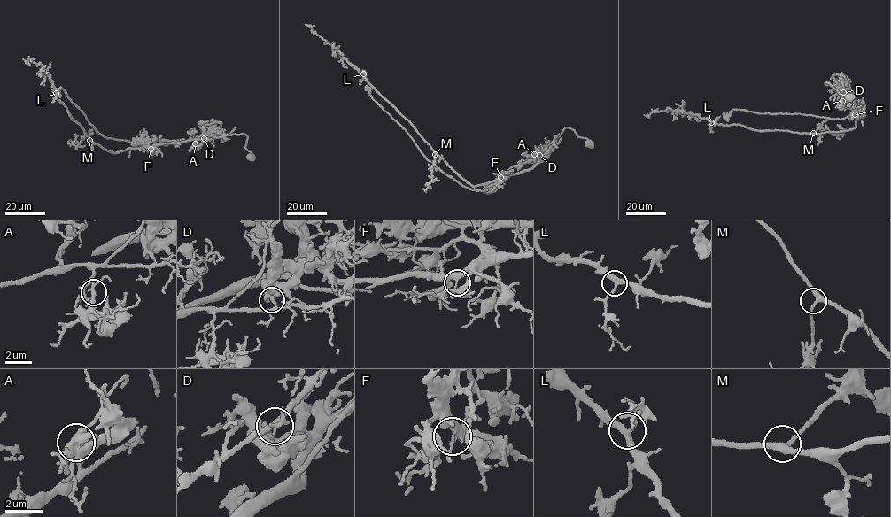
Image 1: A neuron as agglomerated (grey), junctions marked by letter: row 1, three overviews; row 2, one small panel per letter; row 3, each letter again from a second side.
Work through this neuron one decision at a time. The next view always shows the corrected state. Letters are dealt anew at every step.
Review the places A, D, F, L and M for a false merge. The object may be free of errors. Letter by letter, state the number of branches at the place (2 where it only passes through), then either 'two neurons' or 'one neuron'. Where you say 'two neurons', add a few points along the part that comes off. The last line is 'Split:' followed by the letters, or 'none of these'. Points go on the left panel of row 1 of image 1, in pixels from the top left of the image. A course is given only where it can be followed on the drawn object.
A: 3 branches meet; one neuron
D: 3 branches meet; two neurons; foreign part runs (204, 138), (207, 135), (187, 140), (132, 142), (105, 137), (63, 89), (58, 90), (61, 87)
F: 3 branches meet; one neuron
L: 3 branches meet; one neuron
M: 3 branches meet; one neuron
Split: D

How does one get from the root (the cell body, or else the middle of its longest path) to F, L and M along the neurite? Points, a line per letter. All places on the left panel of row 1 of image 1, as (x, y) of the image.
F: (251, 157), (251, 153), (245, 147), (247, 137), (241, 134), (157, 144), (151, 149)
L: (251, 157), (251, 153), (245, 147), (247, 137), (241, 134), (111, 152), (92, 142), (57, 99), (56, 93)
M: (251, 157), (251, 153), (245, 147), (247, 137), (241, 134), (130, 148), (114, 152), (89, 140)

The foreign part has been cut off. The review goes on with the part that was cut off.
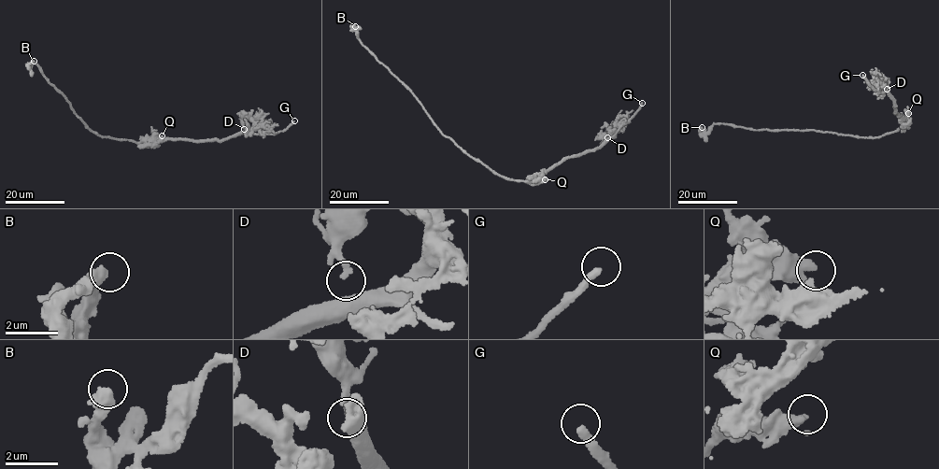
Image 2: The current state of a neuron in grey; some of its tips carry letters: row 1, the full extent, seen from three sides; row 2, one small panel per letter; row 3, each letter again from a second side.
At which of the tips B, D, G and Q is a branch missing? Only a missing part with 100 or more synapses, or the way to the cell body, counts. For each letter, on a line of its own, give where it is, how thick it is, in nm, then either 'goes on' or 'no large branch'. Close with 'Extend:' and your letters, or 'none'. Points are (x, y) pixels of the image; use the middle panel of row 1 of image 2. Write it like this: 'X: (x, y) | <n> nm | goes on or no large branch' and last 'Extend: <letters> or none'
B: (355, 26) | 440 nm | no large branch
D: (607, 137) | 200 nm | no large branch
G: (642, 103) | 280 nm | goes on
Q: (545, 179) | 380 nm | no large branch
Extend: G

